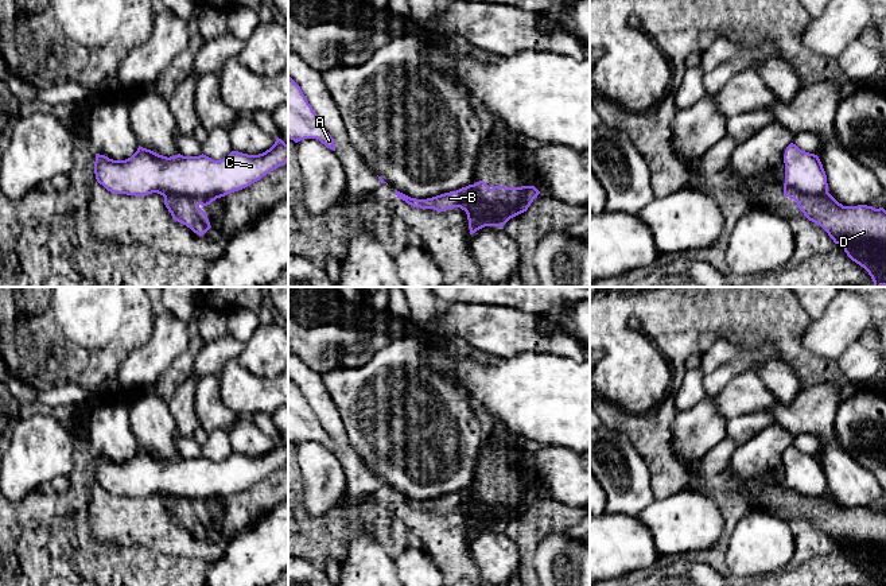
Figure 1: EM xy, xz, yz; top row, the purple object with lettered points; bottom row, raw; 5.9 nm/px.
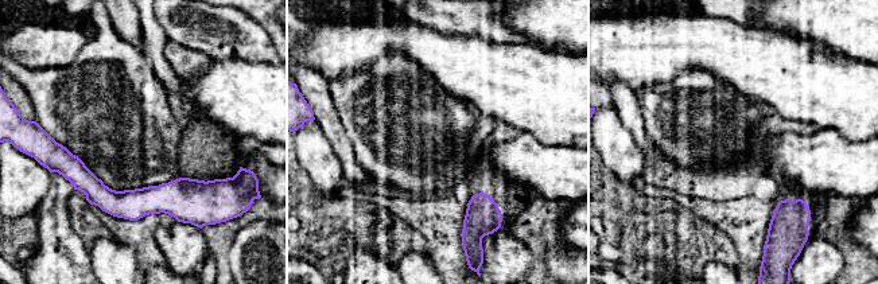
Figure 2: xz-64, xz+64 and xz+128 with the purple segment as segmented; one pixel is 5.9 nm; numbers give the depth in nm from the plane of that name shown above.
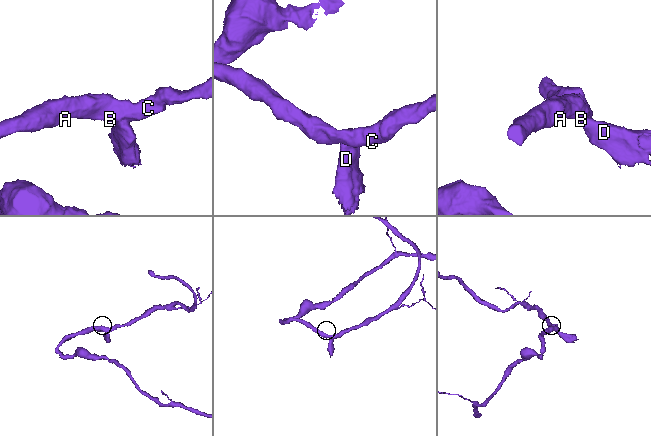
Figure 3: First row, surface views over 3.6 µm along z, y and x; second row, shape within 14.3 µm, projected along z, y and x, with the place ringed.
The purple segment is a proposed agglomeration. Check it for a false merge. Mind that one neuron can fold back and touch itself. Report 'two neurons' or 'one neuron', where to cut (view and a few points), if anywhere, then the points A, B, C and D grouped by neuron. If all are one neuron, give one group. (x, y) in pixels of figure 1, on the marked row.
two neurons; cut in xz along (465, 210), (475, 204), (494, 225); A B C / D

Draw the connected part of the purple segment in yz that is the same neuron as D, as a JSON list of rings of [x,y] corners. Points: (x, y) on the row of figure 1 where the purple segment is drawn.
[[[829,193],[804,198],[797,207],[804,216],[820,225],[835,244],[844,248],[847,256],[863,267],[874,282],[874,287],[886,287],[886,210],[867,205],[843,206]]]

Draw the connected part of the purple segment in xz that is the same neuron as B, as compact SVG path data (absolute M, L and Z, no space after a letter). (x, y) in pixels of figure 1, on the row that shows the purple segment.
M483 181L427 199L416 199L397 190L395 191L397 198L413 207L434 209L436 211L454 207L461 207L466 211L474 203L486 210L487 220L494 226L504 226L510 218L526 211L540 194L535 186L494 186L490 189Z

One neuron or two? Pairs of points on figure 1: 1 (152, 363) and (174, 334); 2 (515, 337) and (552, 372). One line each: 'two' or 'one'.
1: one
2: two

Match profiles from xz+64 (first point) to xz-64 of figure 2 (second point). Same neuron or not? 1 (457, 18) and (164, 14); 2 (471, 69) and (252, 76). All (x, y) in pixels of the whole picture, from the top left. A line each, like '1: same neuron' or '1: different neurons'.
1: same neuron
2: same neuron

